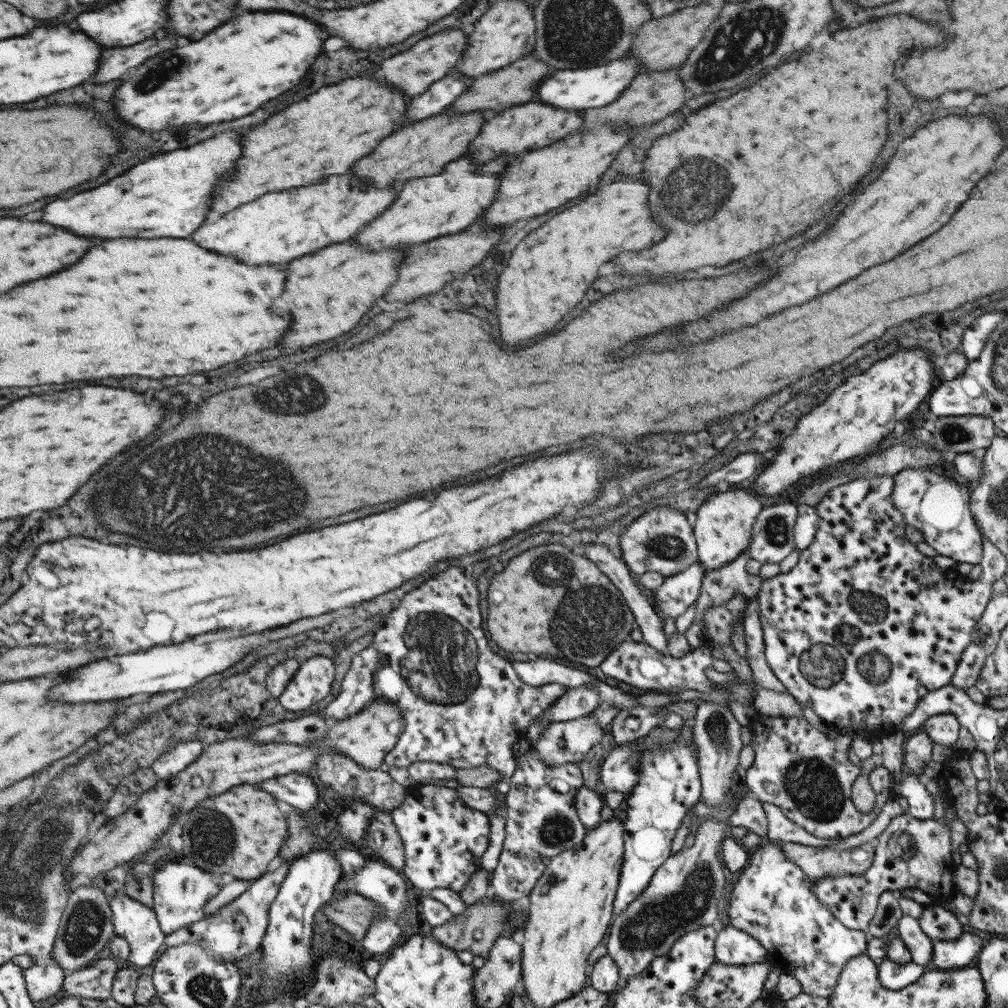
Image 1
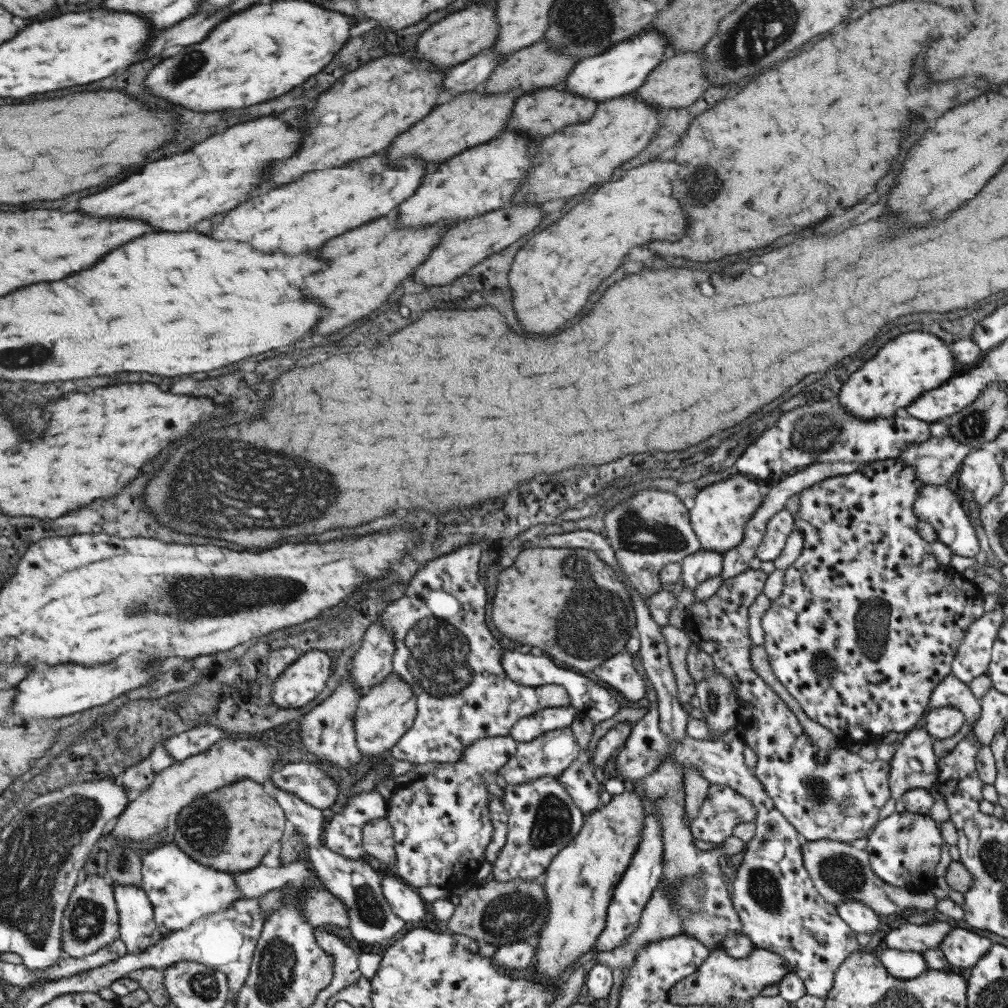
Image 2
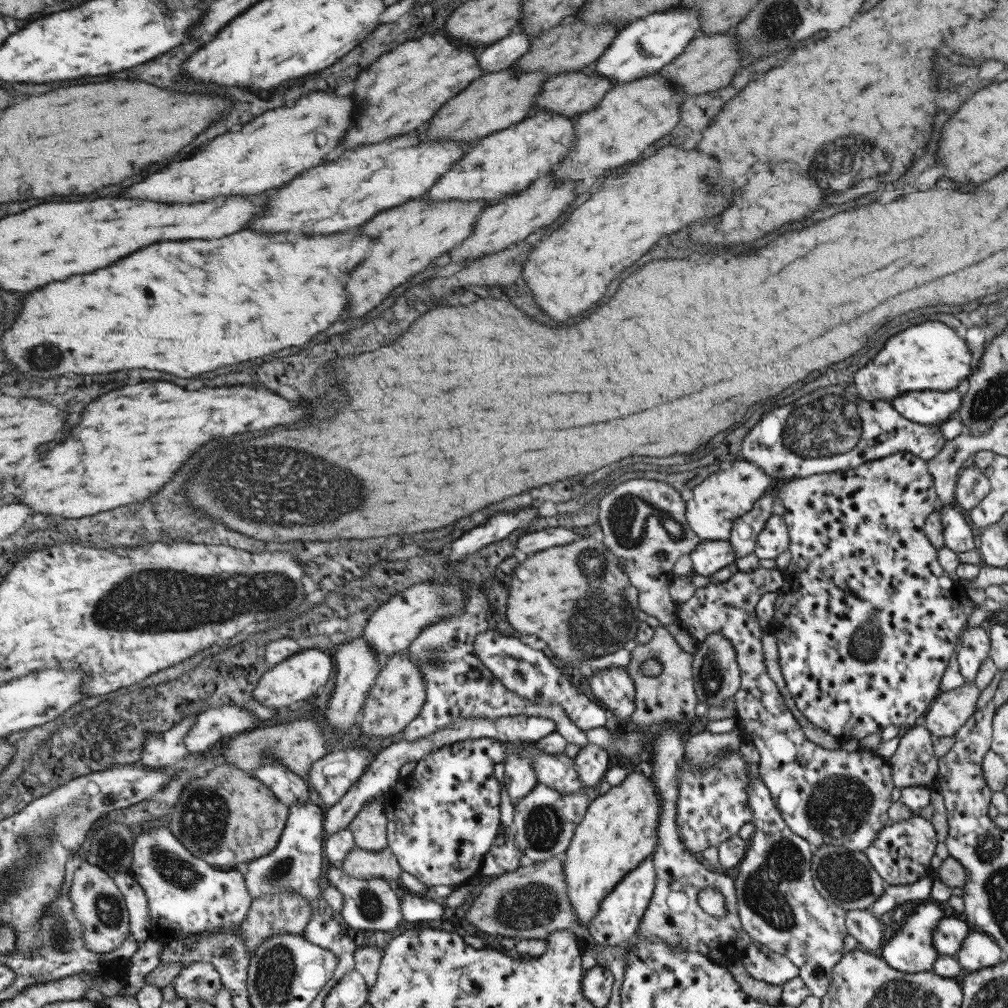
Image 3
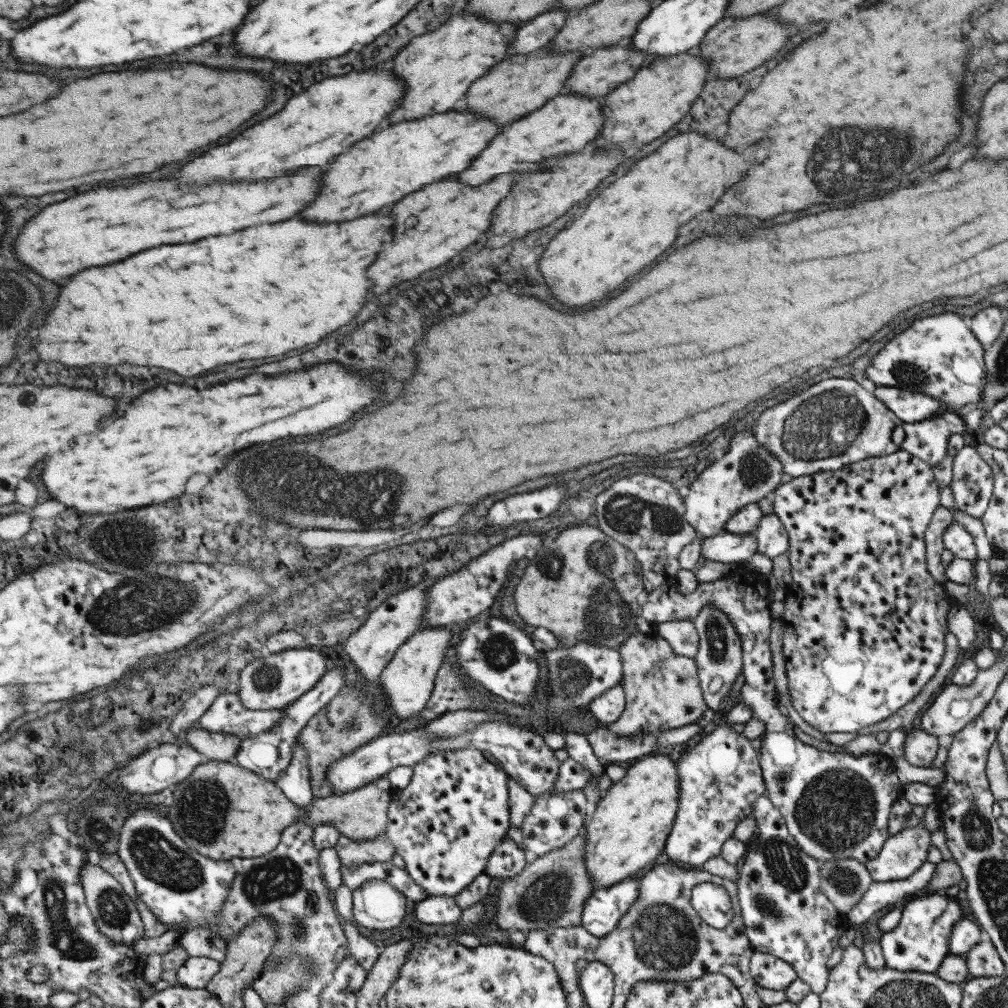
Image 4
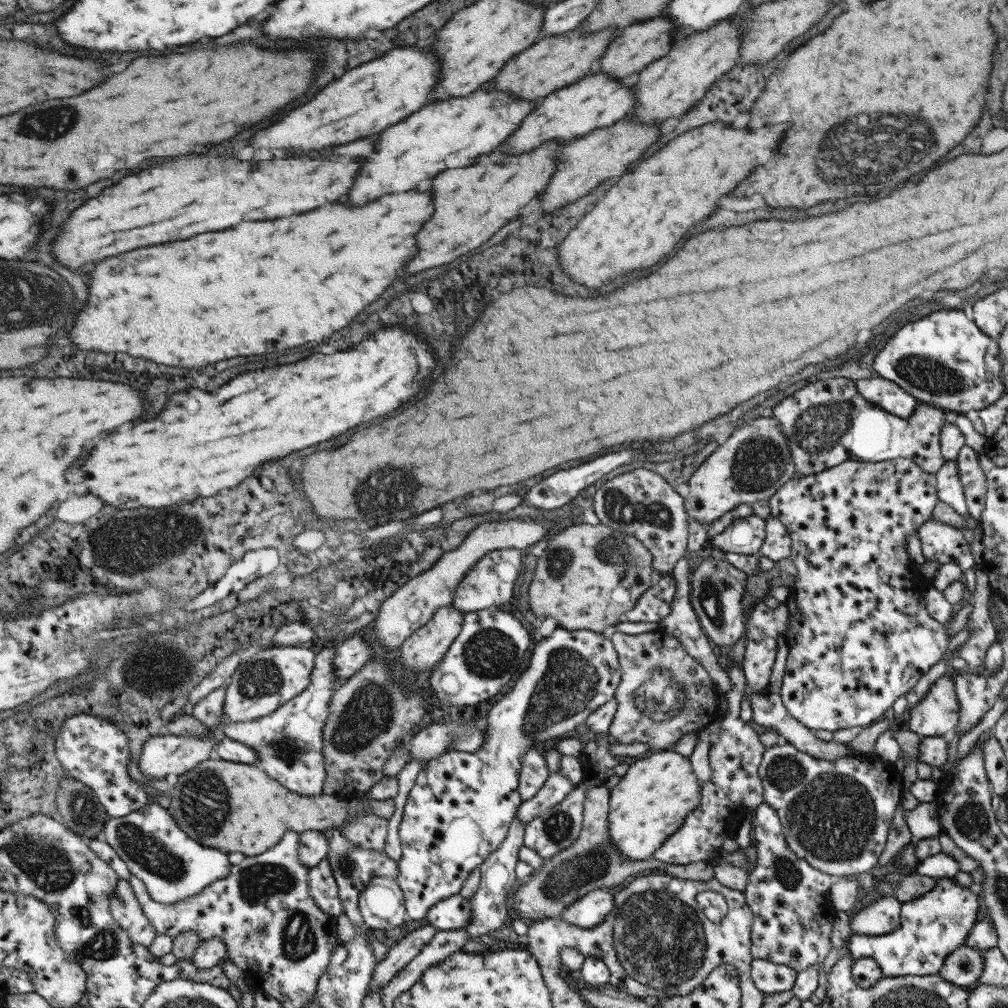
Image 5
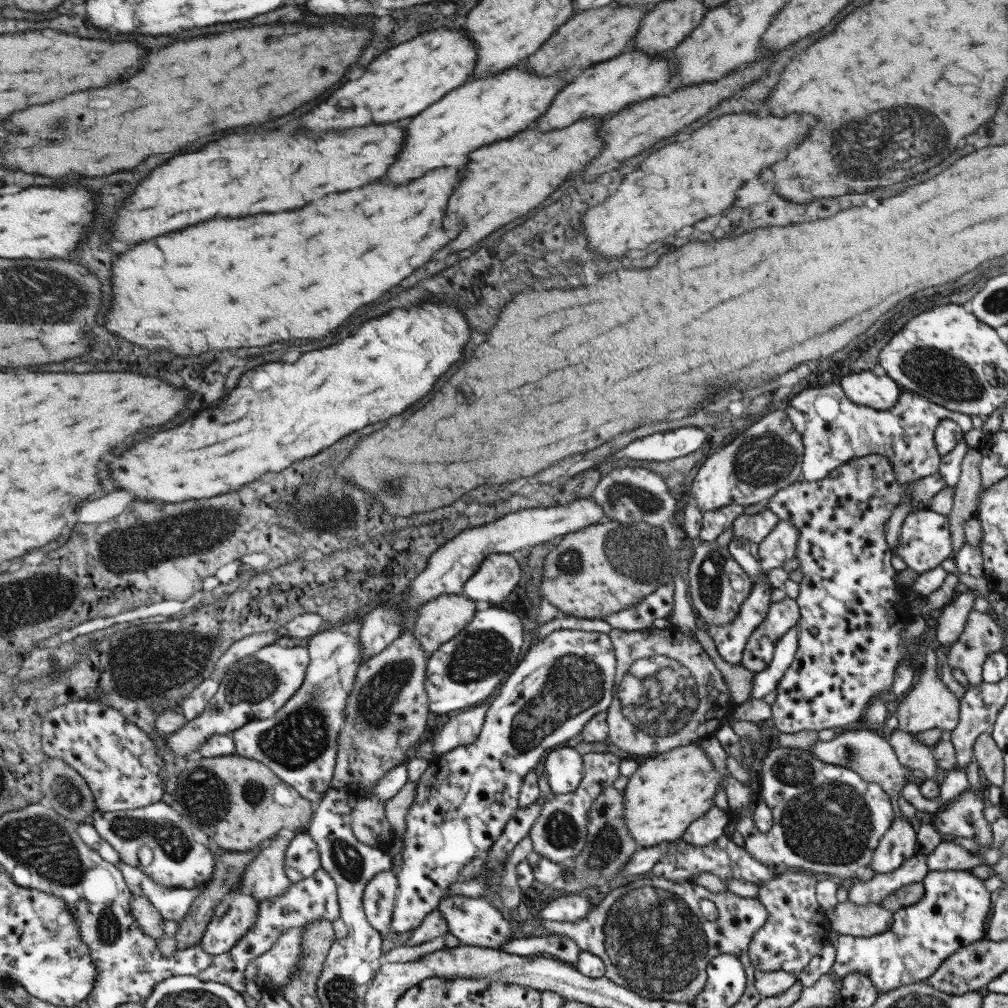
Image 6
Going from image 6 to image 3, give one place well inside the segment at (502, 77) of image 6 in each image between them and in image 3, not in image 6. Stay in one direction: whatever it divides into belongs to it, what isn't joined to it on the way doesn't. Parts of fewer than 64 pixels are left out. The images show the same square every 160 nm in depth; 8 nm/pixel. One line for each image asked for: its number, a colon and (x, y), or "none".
3: (361, 182)
4: (381, 169)
5: (448, 134)

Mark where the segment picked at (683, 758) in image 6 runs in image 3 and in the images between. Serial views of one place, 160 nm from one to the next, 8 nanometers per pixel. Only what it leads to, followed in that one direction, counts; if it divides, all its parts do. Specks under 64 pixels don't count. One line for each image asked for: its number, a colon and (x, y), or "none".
3: (619, 829)
4: (627, 830)
5: (649, 803)

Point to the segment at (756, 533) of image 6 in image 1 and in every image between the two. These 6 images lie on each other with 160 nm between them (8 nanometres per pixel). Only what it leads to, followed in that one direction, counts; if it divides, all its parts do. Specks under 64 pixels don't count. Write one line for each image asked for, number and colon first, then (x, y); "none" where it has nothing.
1: (677, 591)
2: (704, 564)
3: (707, 557)
4: (726, 548)
5: (744, 536)

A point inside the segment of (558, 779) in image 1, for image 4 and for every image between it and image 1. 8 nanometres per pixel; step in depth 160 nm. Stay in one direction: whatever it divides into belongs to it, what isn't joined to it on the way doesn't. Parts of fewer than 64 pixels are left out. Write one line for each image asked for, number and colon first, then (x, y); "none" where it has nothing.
2: (541, 818)
3: (544, 821)
4: (554, 819)

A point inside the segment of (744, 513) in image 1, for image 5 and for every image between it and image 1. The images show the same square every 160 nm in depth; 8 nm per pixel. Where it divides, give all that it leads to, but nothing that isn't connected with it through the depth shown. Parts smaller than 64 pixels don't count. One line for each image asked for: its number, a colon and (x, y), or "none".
2: (720, 510)
3: (725, 495)
4: (746, 472)
5: (751, 464)

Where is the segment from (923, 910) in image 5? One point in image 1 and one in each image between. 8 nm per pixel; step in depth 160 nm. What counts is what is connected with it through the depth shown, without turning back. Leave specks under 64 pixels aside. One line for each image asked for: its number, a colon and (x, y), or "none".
1: (893, 976)
2: (901, 964)
3: (910, 950)
4: (919, 942)

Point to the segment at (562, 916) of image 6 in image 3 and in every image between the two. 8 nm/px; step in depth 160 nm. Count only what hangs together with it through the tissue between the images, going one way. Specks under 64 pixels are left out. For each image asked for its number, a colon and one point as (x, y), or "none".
3: (618, 914)
4: (600, 912)
5: (587, 911)

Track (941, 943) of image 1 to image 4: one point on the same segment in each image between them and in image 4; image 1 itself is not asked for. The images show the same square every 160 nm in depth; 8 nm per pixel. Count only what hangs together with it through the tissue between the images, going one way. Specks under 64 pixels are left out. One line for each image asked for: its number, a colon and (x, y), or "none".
2: (962, 948)
3: (977, 950)
4: (982, 959)

